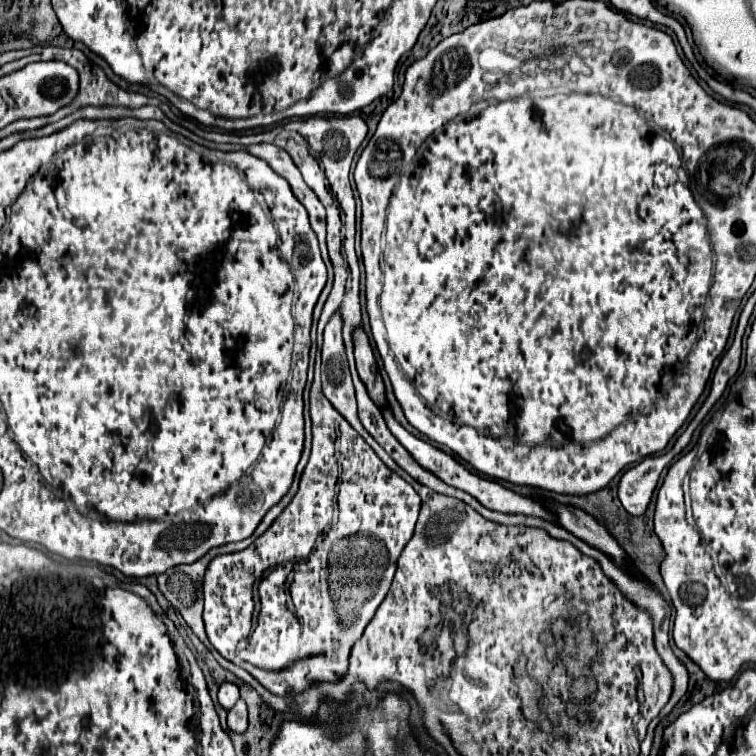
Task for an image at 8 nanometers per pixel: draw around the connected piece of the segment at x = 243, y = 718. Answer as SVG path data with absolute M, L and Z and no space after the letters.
M240 699L230 711L228 711L228 727L234 733L244 733L248 727L248 711L246 703Z

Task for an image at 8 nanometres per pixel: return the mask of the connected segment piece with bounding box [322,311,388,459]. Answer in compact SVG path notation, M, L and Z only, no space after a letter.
M336 311L326 329L324 329L324 345L322 345L322 389L324 395L328 397L328 401L342 413L342 417L346 417L346 421L372 445L372 449L380 455L380 459L386 459L388 453L372 439L372 435L362 427L358 413L356 413L356 397L354 397L354 385L352 385L352 377L350 377L350 369L348 369L348 359L346 359L346 347L344 347L344 339L342 339L342 315L340 311Z

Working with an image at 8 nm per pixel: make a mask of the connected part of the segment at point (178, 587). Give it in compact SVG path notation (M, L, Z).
M216 547L214 551L208 551L196 563L170 567L170 571L164 571L162 575L158 575L158 587L164 593L164 597L172 603L172 607L176 607L180 611L180 615L184 617L188 627L194 631L194 635L208 649L212 645L210 645L210 641L206 637L204 623L202 623L202 601L204 599L202 599L200 581L202 581L204 573L206 573L208 563L212 561L212 557L216 557L220 553L230 553L230 551Z

